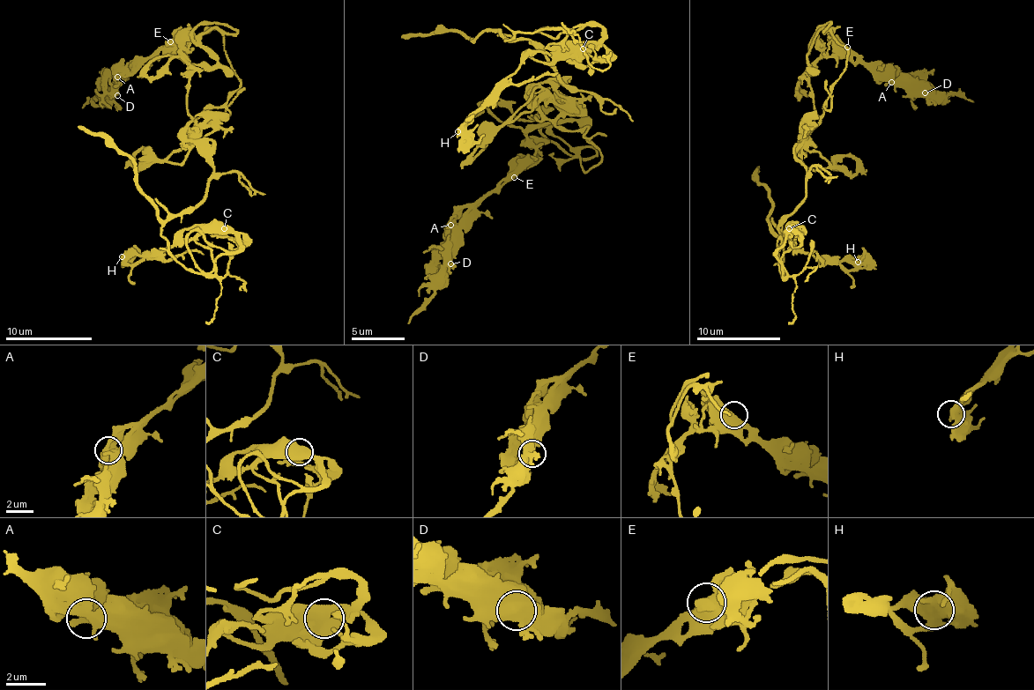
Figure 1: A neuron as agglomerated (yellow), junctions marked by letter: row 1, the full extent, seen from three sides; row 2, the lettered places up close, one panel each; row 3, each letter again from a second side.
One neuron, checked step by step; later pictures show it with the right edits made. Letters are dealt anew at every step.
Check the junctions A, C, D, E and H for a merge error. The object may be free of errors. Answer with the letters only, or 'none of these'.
none of these

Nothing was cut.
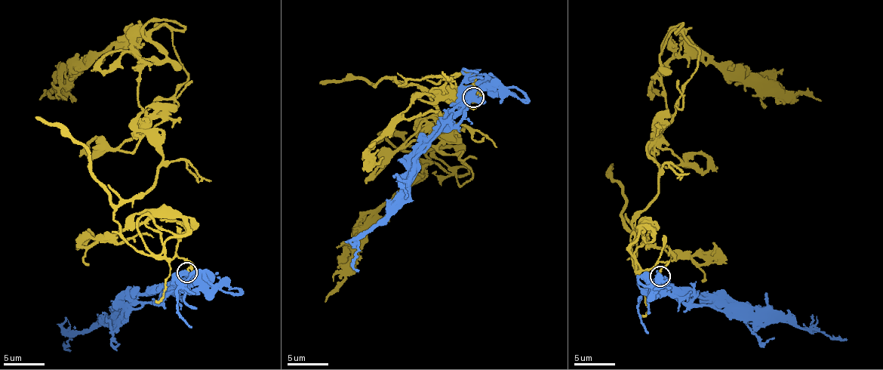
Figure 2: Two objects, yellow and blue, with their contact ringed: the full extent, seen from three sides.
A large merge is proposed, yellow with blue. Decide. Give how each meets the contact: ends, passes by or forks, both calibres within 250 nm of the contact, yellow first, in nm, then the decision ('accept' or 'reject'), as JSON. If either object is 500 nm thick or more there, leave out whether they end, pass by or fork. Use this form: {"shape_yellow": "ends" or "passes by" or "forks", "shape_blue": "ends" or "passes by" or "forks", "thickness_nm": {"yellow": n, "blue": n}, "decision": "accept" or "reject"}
{"shape_yellow": "passes by", "shape_blue": "forks", "thickness_nm": {"yellow": 170, "blue": 440}, "decision": "accept"}

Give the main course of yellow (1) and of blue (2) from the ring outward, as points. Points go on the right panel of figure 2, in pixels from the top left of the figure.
1: (660, 274), (635, 273), (632, 223), (658, 191), (664, 66), (735, 66), (820, 101)
2: (660, 276), (665, 283), (699, 293), (713, 302), (768, 308), (810, 329), (825, 332), (833, 339), (845, 340)

